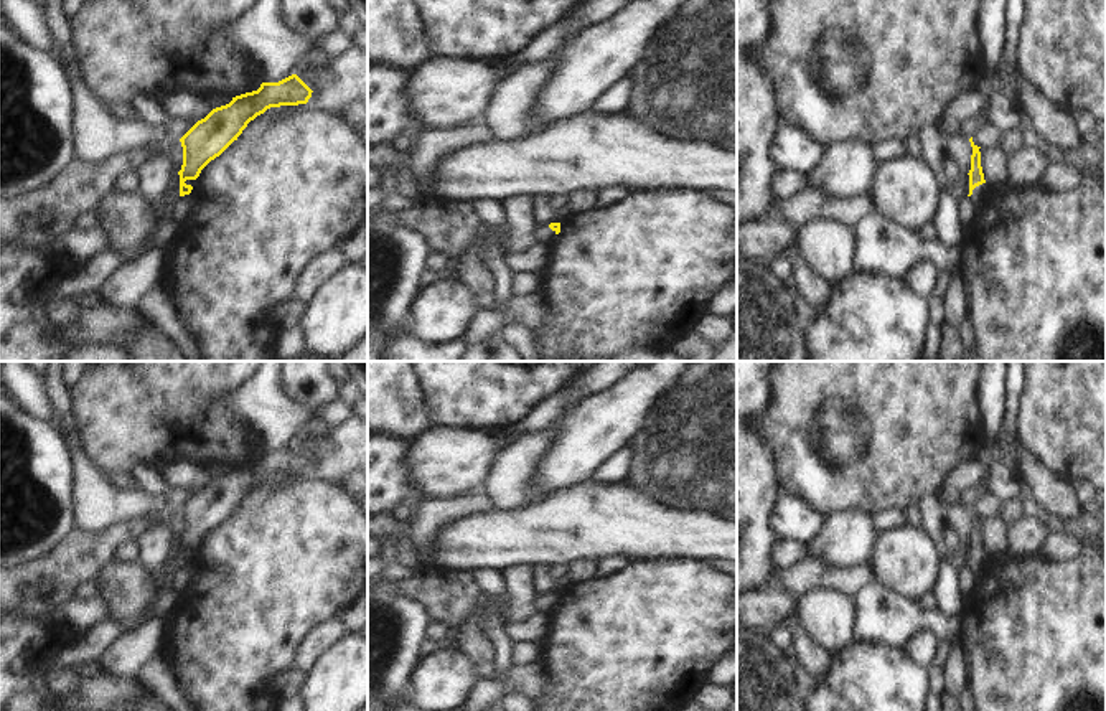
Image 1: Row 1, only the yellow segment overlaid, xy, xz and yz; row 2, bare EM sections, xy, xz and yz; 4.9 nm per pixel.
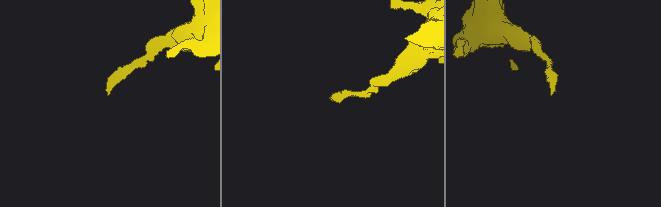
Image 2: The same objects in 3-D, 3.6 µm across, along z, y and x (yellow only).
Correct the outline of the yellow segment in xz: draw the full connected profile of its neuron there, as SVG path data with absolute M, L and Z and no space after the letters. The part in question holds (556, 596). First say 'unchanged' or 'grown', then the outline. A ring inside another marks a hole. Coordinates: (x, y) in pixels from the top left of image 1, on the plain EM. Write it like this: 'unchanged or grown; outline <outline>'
grown; outline M551 592L547 596L537 596L536 609L537 609L537 612L549 615L552 610L555 610L559 602L560 602L560 592Z

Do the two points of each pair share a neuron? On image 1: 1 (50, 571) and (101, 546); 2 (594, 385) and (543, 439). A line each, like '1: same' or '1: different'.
1: same
2: different

